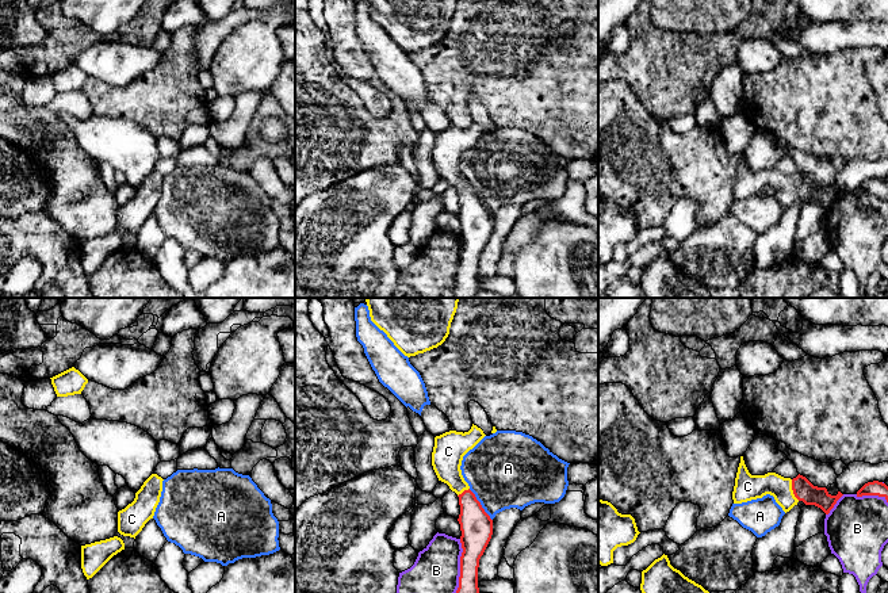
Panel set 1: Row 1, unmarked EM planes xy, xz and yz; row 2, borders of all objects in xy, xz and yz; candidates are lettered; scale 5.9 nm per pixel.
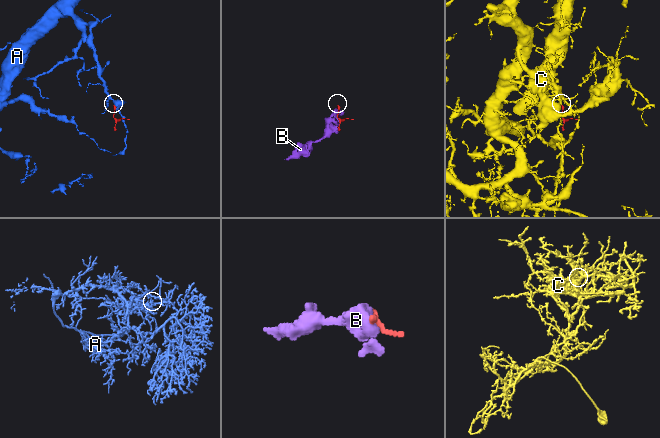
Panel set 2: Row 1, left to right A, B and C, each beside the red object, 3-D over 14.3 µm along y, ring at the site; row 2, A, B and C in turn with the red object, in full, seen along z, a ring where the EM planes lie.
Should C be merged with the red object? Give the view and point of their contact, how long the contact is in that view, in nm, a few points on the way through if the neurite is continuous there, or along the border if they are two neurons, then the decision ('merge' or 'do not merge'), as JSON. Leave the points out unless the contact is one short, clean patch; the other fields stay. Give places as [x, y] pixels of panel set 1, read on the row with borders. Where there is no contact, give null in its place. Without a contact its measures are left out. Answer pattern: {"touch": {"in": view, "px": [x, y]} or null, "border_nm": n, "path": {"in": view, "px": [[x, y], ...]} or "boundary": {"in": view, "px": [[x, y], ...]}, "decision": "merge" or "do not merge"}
{"touch": {"in": "yz", "px": [793, 490]}, "border_nm": 140, "path": {"in": "yz", "px": [[803, 489], [793, 490], [751, 486]]}, "decision": "merge"}

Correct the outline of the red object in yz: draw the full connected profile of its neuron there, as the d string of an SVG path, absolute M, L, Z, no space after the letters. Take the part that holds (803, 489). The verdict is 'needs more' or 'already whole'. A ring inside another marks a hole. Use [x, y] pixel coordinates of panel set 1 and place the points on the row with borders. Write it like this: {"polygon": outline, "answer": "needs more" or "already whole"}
{"polygon": "M740 456L732 491L734 504L762 498L766 494L773 496L785 513L797 505L799 501L803 501L805 505L820 508L826 514L830 513L837 501L843 496L841 491L837 496L831 496L826 487L814 486L800 474L793 479L784 478L776 473L751 475L743 456Z", "answer": "needs more"}

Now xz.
{"polygon": "M472 424L468 432L449 431L435 437L432 466L439 481L447 483L459 497L460 514L460 577L456 593L479 593L478 567L491 535L493 520L485 512L462 475L463 456L486 435Z", "answer": "needs more"}

